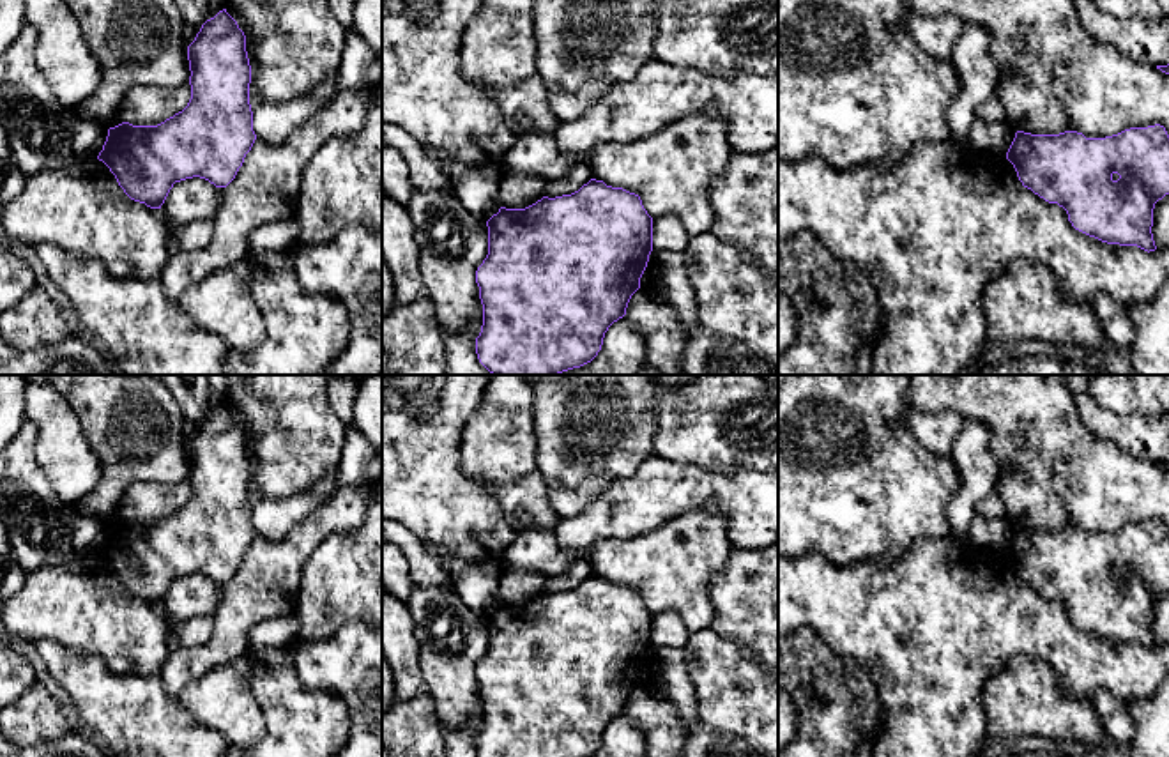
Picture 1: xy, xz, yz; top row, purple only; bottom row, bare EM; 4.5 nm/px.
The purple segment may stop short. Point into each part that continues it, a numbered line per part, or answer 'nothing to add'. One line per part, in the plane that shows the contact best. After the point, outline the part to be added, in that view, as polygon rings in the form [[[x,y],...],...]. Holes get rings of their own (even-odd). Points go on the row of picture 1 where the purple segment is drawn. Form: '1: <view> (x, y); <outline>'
nothing to add

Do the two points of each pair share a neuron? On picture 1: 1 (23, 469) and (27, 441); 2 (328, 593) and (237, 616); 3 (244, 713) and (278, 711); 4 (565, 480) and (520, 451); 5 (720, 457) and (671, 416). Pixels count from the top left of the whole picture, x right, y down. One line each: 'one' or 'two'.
1: one
2: two
3: two
4: two
5: one

